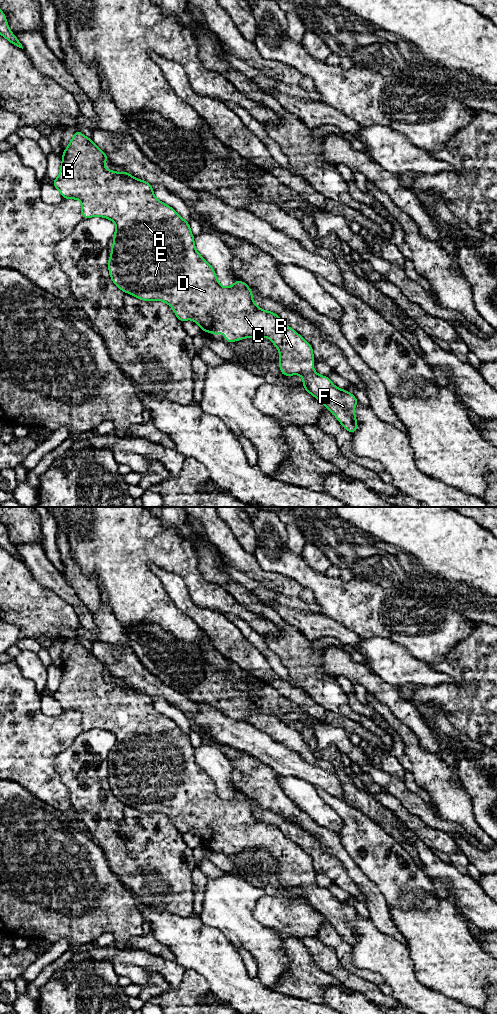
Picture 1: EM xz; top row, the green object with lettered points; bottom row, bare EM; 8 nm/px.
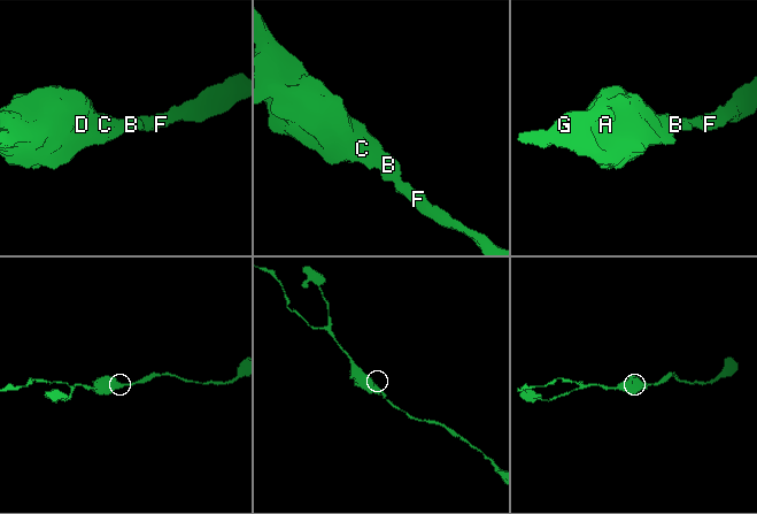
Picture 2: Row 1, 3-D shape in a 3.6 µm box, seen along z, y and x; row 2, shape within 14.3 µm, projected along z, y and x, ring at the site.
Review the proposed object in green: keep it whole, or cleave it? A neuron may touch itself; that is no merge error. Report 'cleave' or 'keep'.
keep

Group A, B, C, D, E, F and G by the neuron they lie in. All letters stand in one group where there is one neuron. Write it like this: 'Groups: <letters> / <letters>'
Groups: A B C D E F G

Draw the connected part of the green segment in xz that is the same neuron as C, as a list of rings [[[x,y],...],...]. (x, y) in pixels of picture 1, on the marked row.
[[[80,131],[74,133],[61,157],[60,173],[52,184],[63,198],[79,199],[82,203],[81,214],[84,219],[99,216],[110,219],[116,225],[108,269],[113,283],[119,289],[145,301],[163,301],[172,307],[175,315],[182,322],[192,319],[203,332],[212,332],[214,336],[223,333],[226,342],[251,337],[267,337],[279,350],[281,373],[285,376],[300,375],[304,389],[322,402],[347,431],[353,433],[357,430],[354,412],[358,404],[356,397],[347,390],[336,387],[329,377],[319,375],[314,371],[312,346],[295,330],[287,326],[278,315],[259,308],[253,302],[252,291],[246,283],[238,279],[232,286],[220,285],[212,266],[196,251],[190,224],[173,208],[154,196],[151,184],[133,177],[126,171],[118,173],[107,170],[104,167],[104,163],[108,161],[106,153]]]

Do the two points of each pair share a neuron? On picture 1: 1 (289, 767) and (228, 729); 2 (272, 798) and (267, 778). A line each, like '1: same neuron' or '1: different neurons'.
1: same neuron
2: same neuron

